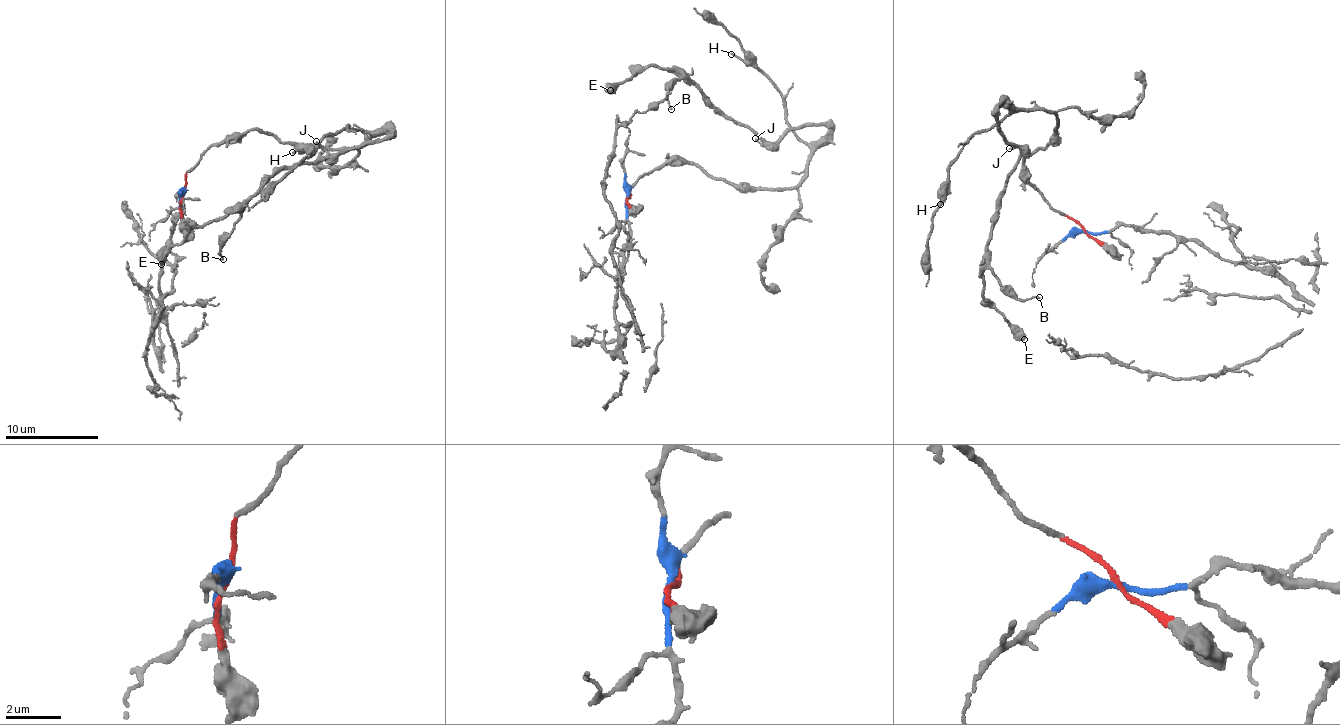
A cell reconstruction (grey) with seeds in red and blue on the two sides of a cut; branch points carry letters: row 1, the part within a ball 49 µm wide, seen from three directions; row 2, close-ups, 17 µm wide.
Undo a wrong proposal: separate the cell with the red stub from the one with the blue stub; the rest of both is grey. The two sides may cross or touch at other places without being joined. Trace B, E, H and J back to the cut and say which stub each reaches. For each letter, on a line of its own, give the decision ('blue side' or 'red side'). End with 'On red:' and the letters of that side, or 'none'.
B: red side
E: red side
H: red side
J: red side
On red: B, E, H, J

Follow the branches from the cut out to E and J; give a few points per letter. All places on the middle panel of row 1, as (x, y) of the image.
E: (629, 197), (637, 177), (666, 165), (793, 188), (829, 129), (763, 142), (648, 66), (610, 91)
J: (629, 197), (637, 177), (666, 165), (793, 188), (829, 129), (755, 137)

